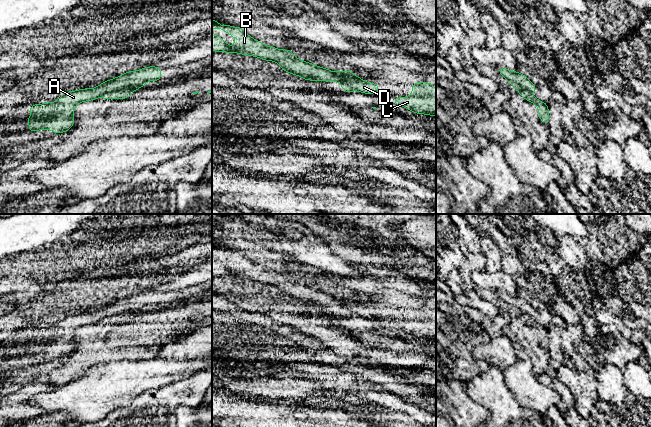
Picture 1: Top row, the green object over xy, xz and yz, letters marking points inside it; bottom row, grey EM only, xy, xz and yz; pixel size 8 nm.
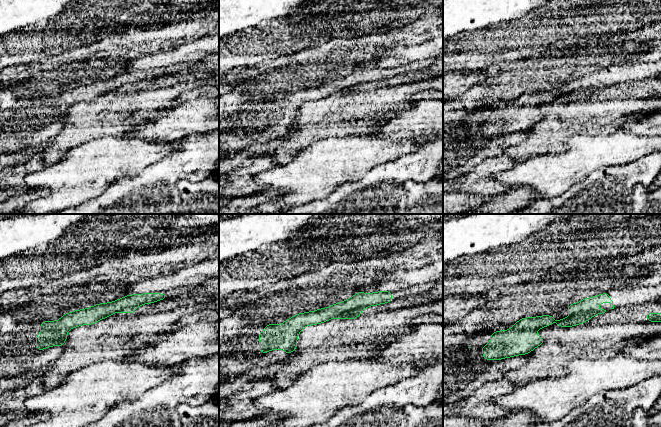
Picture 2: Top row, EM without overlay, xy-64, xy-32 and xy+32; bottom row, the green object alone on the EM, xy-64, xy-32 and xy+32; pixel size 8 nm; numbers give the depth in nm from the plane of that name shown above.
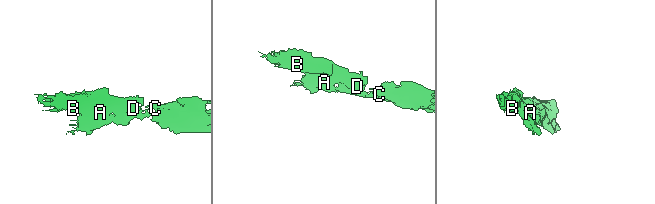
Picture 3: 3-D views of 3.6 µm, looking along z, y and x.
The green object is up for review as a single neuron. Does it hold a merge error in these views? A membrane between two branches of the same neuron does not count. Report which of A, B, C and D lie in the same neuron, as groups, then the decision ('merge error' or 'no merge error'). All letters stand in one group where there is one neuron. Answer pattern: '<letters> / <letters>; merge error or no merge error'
A B / C D; merge error

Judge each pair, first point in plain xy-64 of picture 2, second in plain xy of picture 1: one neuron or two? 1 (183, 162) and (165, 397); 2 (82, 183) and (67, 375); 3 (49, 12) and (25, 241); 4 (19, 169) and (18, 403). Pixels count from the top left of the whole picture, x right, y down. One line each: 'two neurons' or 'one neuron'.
1: one neuron
2: two neurons
3: one neuron
4: one neuron

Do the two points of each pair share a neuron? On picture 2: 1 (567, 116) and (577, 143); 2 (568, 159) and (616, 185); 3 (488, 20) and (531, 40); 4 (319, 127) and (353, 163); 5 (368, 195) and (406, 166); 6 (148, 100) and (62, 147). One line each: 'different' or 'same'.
1: different
2: different
3: different
4: different
5: same
6: same

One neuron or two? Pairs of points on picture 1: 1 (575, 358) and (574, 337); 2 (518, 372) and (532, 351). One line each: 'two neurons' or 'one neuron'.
1: one neuron
2: two neurons

